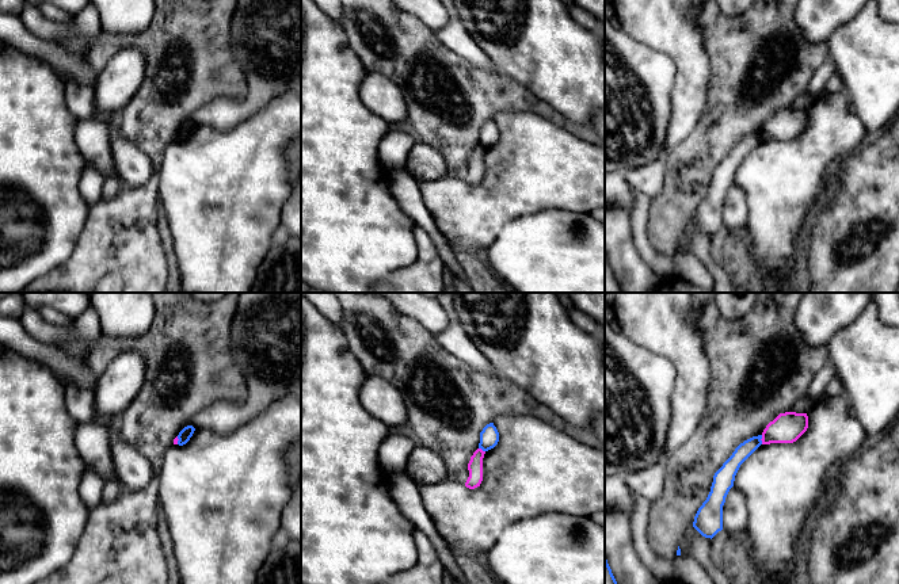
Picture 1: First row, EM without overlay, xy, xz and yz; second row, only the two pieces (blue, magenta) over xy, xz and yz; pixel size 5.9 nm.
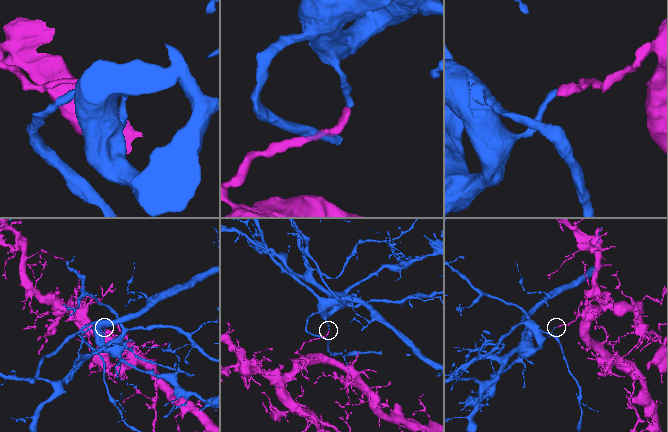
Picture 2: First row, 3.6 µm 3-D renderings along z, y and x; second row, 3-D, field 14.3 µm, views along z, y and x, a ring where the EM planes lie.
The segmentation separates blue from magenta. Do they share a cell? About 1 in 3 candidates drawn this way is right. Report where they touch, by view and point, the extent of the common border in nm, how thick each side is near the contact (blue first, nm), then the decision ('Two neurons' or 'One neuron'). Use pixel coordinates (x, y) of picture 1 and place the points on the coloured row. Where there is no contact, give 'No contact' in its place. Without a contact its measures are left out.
Touches blue at yz (761, 438). Shared border 60 nm. Thickness 90 nm (blue) against 180 nm. Two neurons

